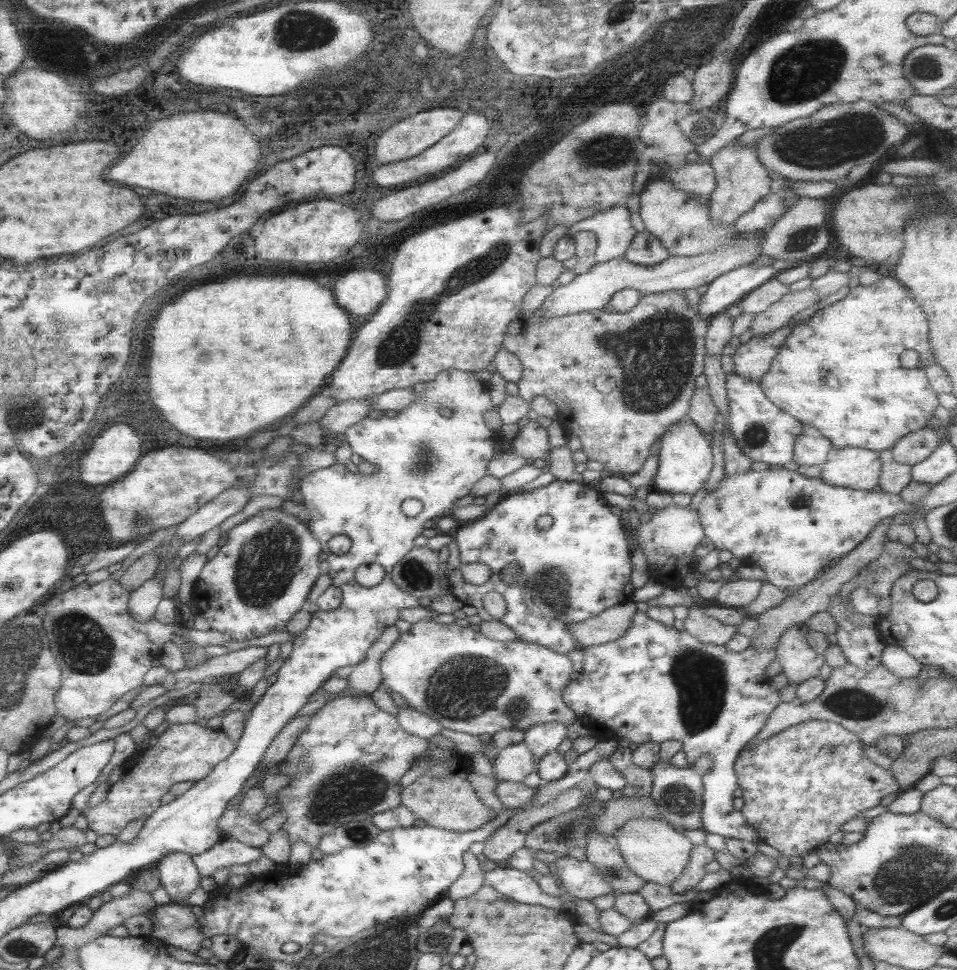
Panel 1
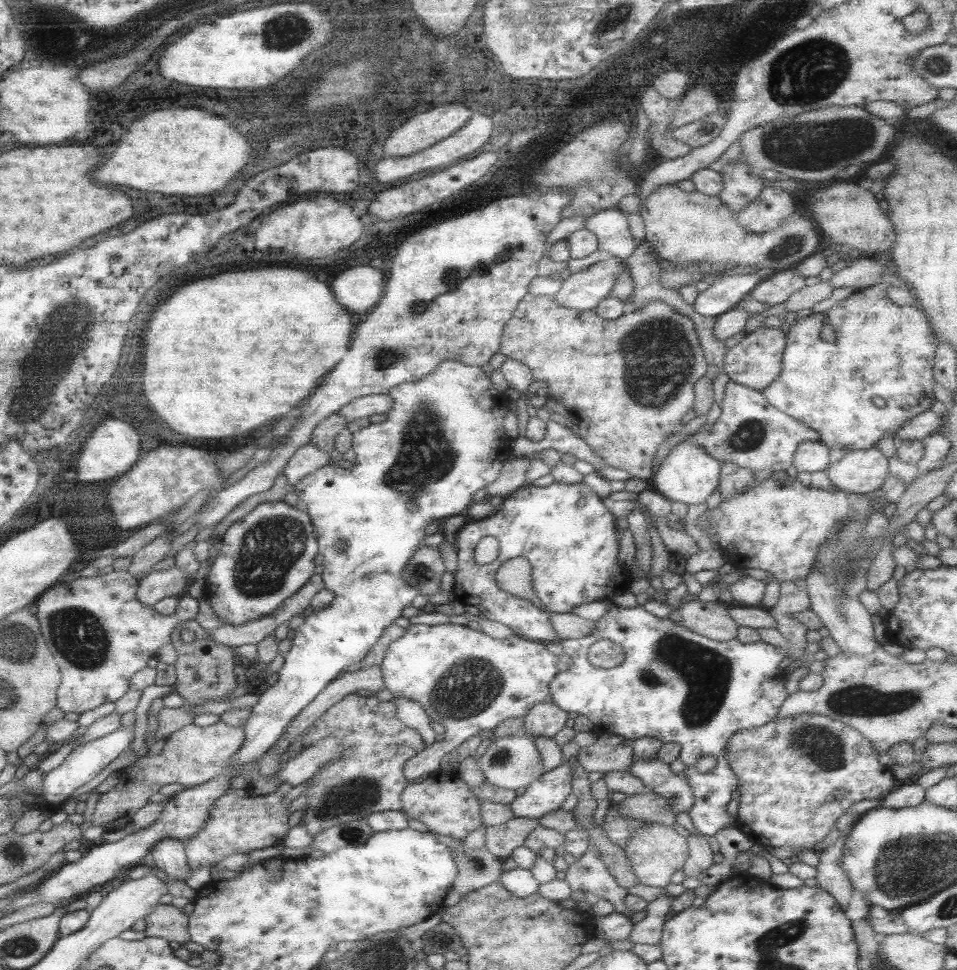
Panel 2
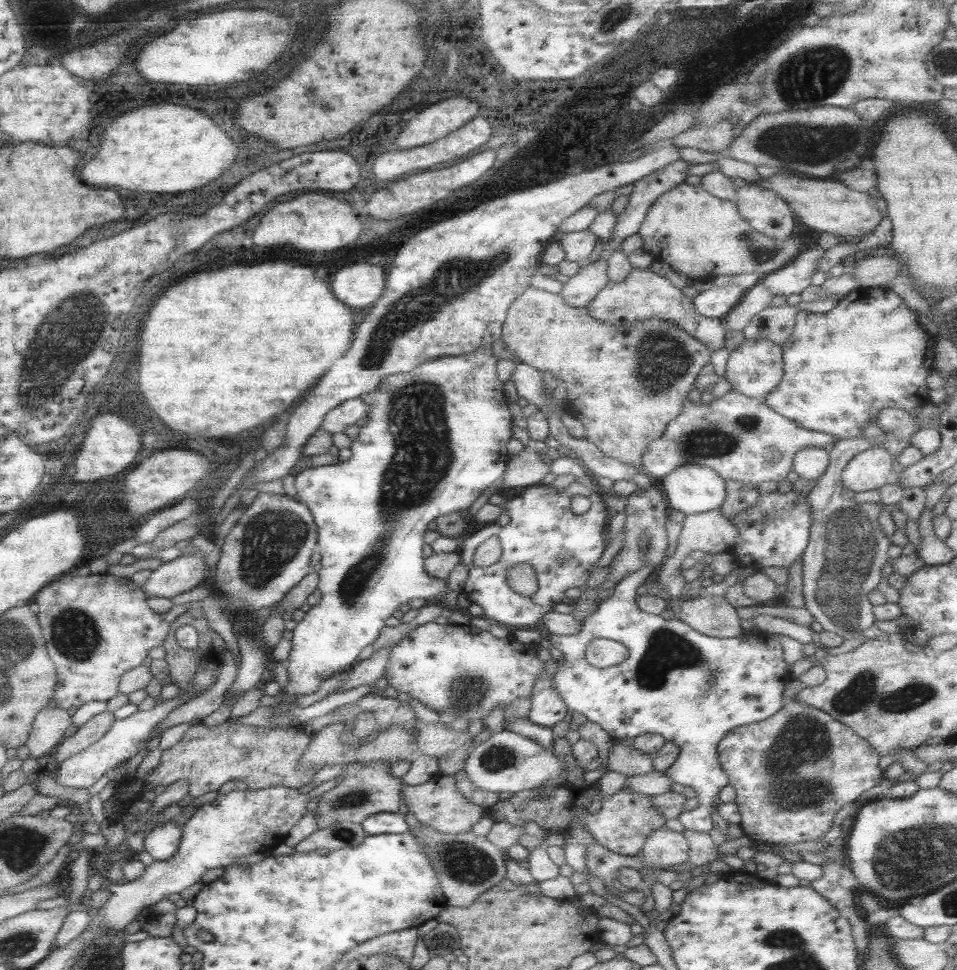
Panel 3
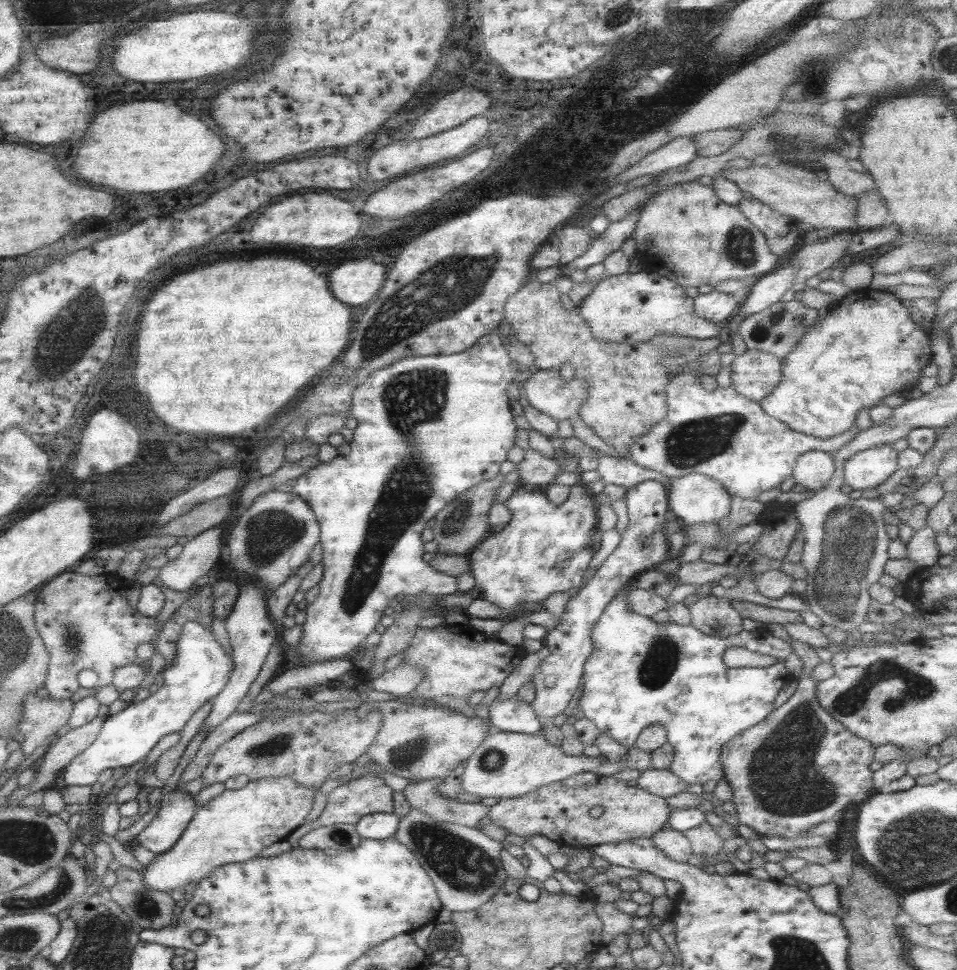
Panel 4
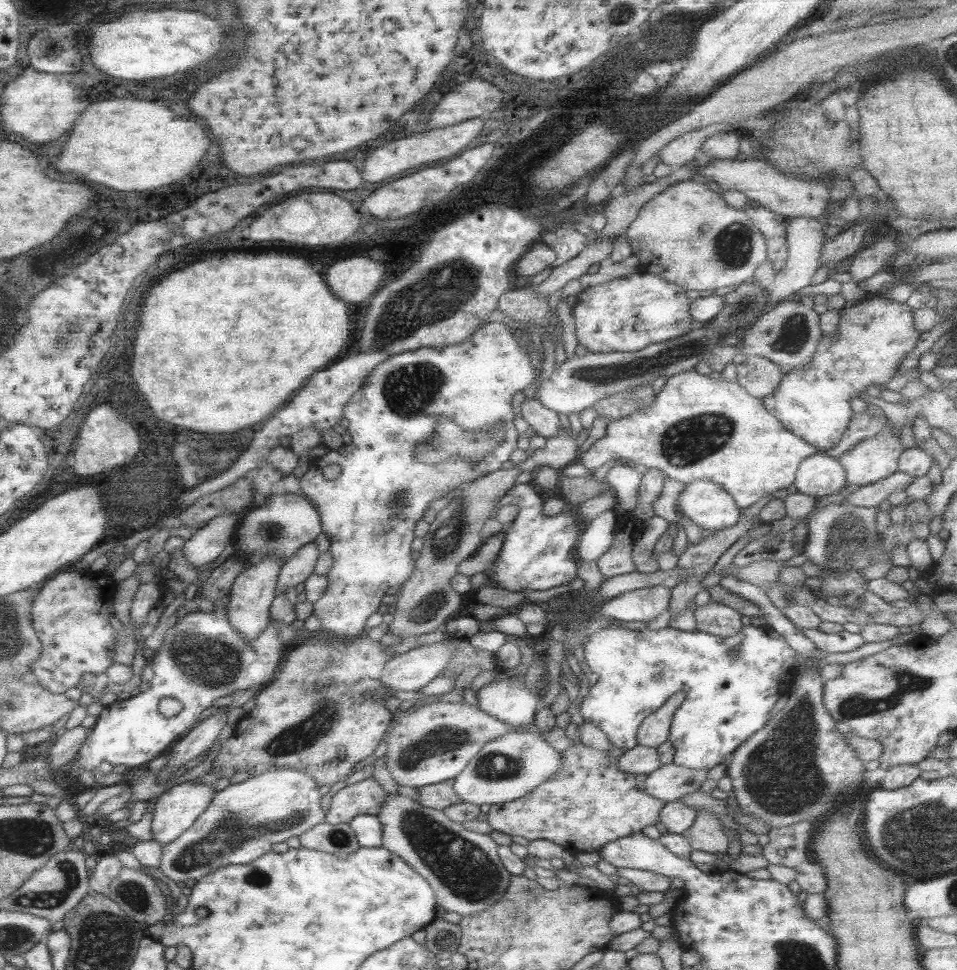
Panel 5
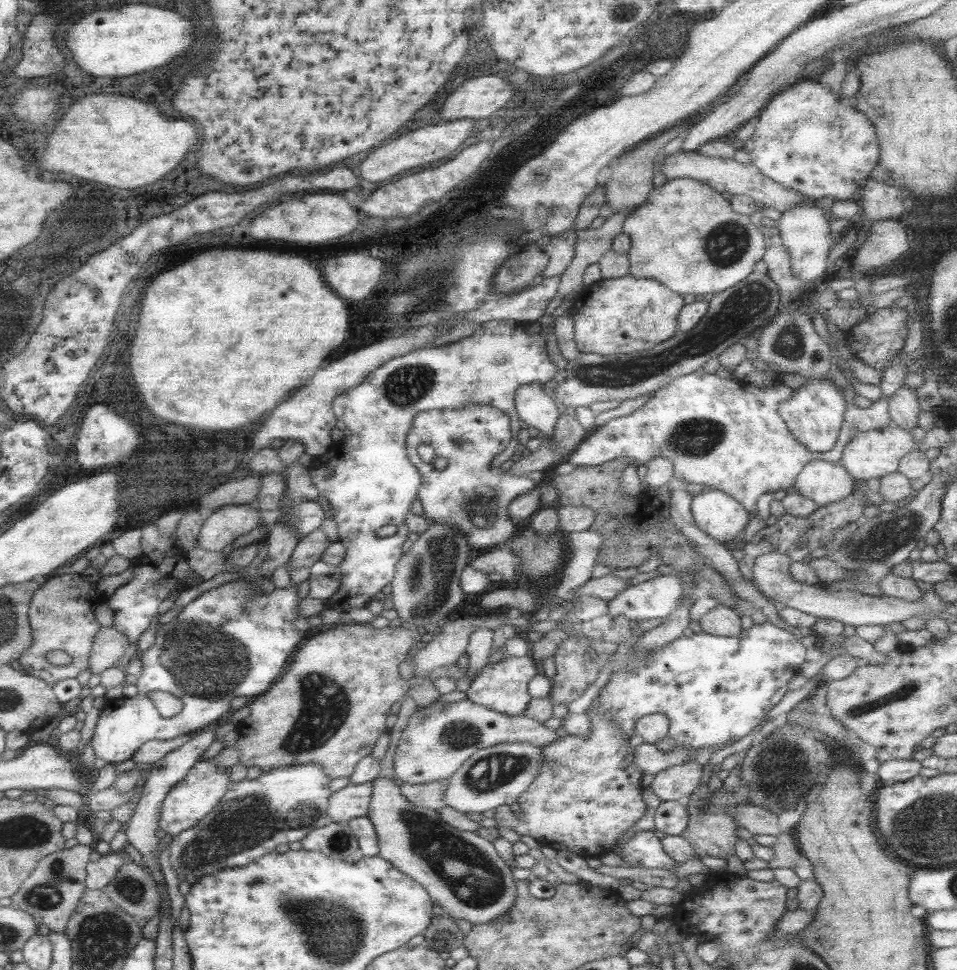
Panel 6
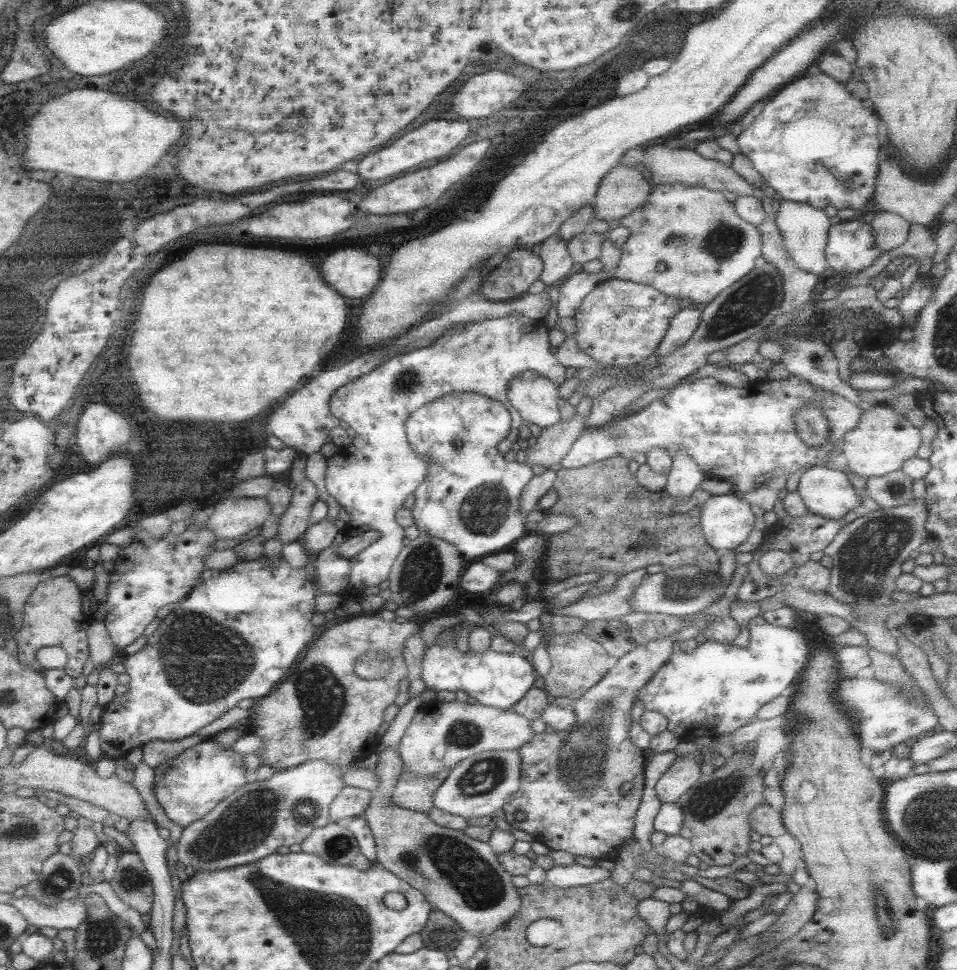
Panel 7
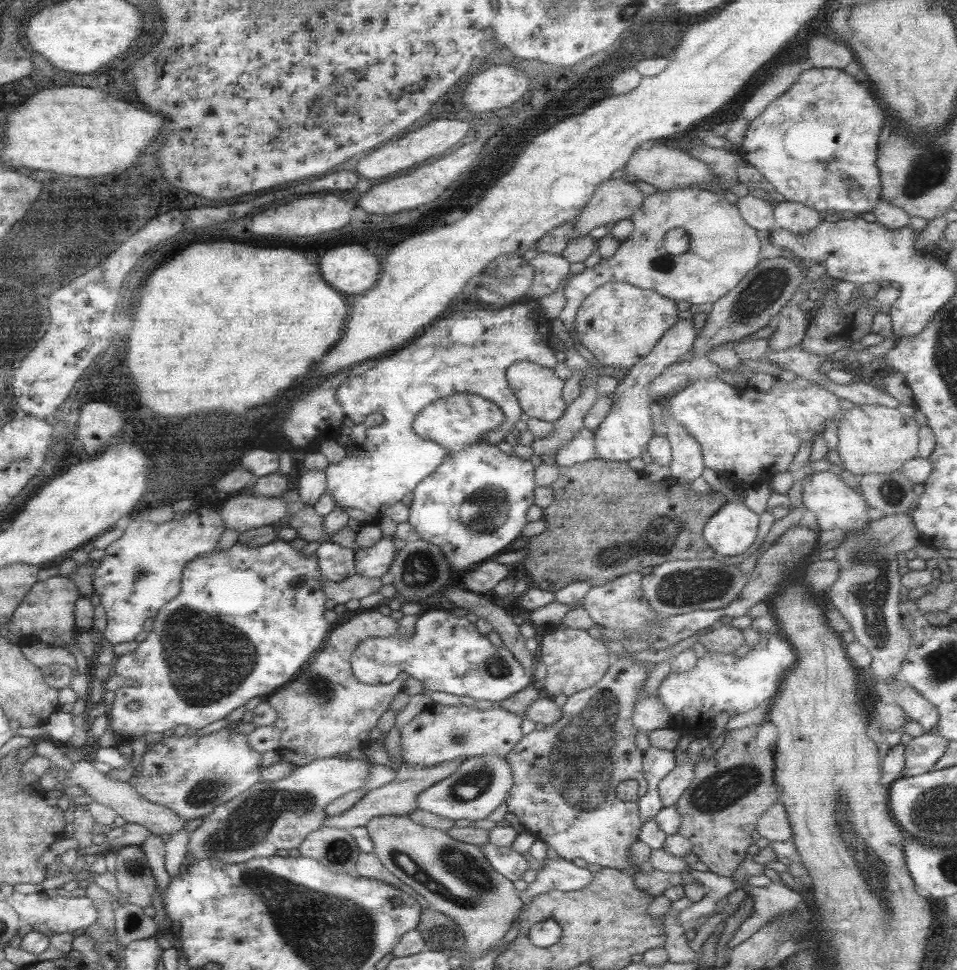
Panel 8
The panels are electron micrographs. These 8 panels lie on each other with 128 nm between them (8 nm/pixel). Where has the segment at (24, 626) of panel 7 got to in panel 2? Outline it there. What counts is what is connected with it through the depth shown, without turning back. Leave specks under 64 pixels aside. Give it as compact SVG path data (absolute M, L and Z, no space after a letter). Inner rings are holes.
M126 570L110 571L103 575L78 577L71 582L61 582L43 591L43 594L33 602L31 609L60 675L56 706L61 712L81 715L105 703L115 702L128 690L129 678L137 670L147 667L147 661L153 658L155 651L169 643L178 624L196 617L198 611L196 598L184 593L179 596L173 613L157 614L152 606L148 607L137 601L135 597L137 586L138 580L131 577Z

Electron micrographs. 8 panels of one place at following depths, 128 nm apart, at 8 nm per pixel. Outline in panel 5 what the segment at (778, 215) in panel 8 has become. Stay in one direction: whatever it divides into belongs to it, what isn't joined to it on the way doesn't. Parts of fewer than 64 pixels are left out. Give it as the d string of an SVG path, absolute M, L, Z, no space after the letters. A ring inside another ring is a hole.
M791 218L785 225L786 260L779 270L774 272L773 281L763 287L767 293L767 302L779 303L790 298L791 294L807 286L813 278L819 264L821 248L827 238L824 238L826 225L813 218Z

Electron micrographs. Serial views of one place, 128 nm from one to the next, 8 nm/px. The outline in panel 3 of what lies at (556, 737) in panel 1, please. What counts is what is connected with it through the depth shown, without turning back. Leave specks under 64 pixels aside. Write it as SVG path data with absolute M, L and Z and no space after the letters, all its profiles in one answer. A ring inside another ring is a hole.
M552 671L538 676L531 690L530 708L527 719L536 726L552 729L555 724L563 721L567 714L563 700L556 694L552 686Z

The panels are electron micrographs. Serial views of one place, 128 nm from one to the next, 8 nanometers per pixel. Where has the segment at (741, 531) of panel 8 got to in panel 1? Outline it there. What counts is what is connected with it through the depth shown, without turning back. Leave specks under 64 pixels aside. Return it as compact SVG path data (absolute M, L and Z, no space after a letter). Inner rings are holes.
M686 417L673 422L659 436L659 448L656 472L650 484L651 489L667 492L667 494L695 494L702 483L708 478L712 468L710 442L705 440L703 433Z

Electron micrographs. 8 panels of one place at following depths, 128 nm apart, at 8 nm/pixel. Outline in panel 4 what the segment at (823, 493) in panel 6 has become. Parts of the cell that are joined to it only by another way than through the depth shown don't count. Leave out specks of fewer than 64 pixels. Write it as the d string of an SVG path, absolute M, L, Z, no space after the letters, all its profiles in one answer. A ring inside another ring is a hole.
M807 451L800 454L791 470L791 478L797 486L809 492L819 490L833 476L834 461L830 454Z

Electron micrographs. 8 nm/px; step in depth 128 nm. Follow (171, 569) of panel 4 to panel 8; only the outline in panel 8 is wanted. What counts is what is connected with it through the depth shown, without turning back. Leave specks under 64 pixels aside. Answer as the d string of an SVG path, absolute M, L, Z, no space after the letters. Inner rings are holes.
M233 495L218 510L224 530L238 534L249 529L277 525L287 514L281 497Z

